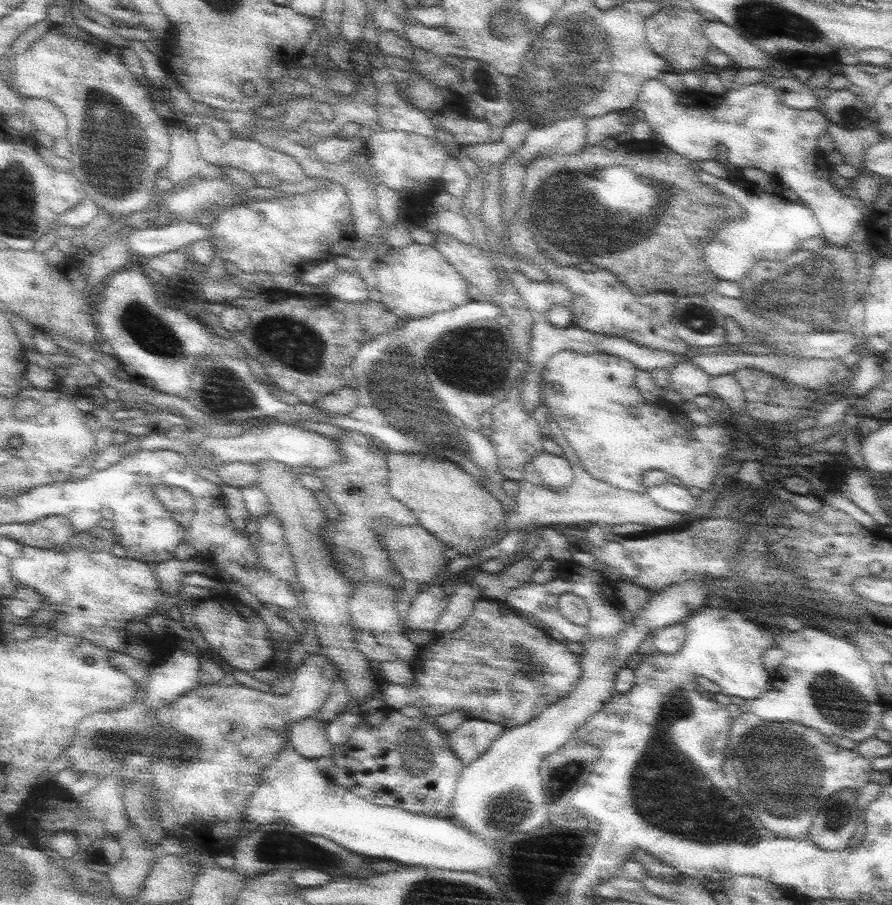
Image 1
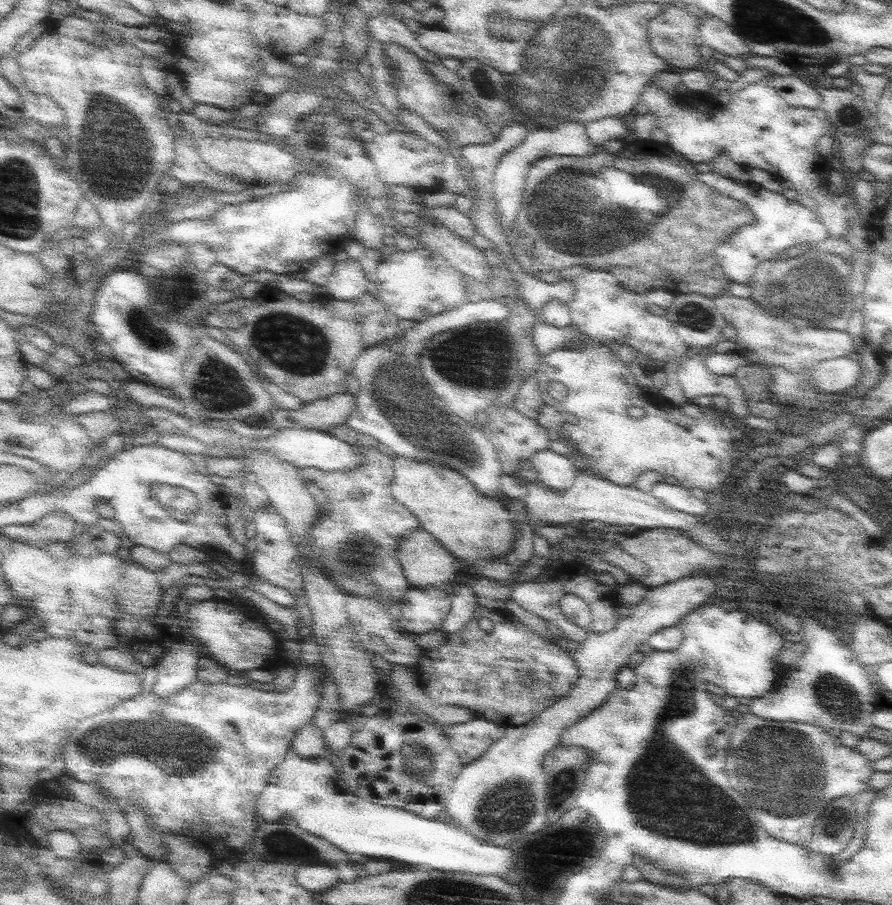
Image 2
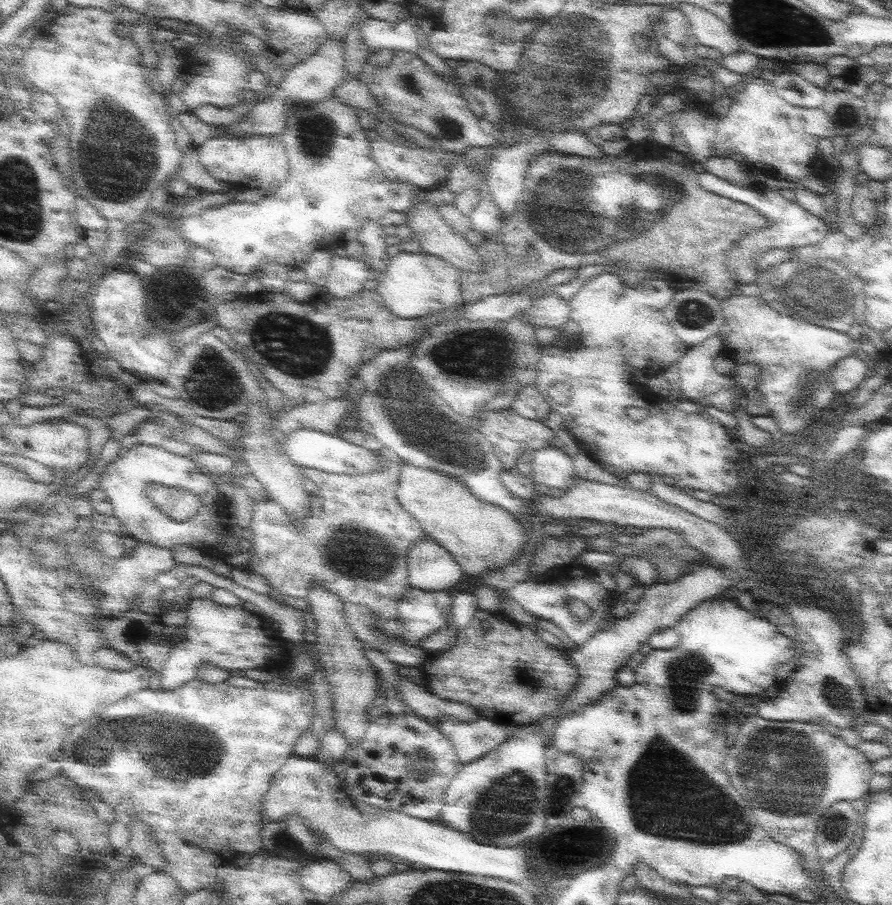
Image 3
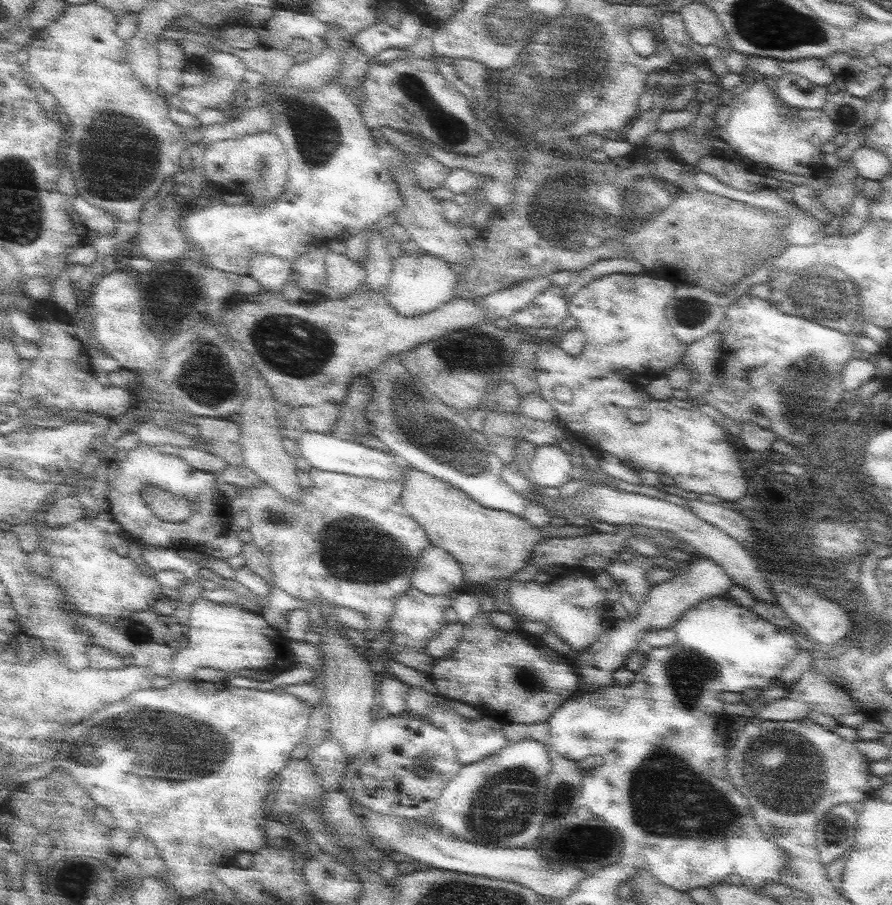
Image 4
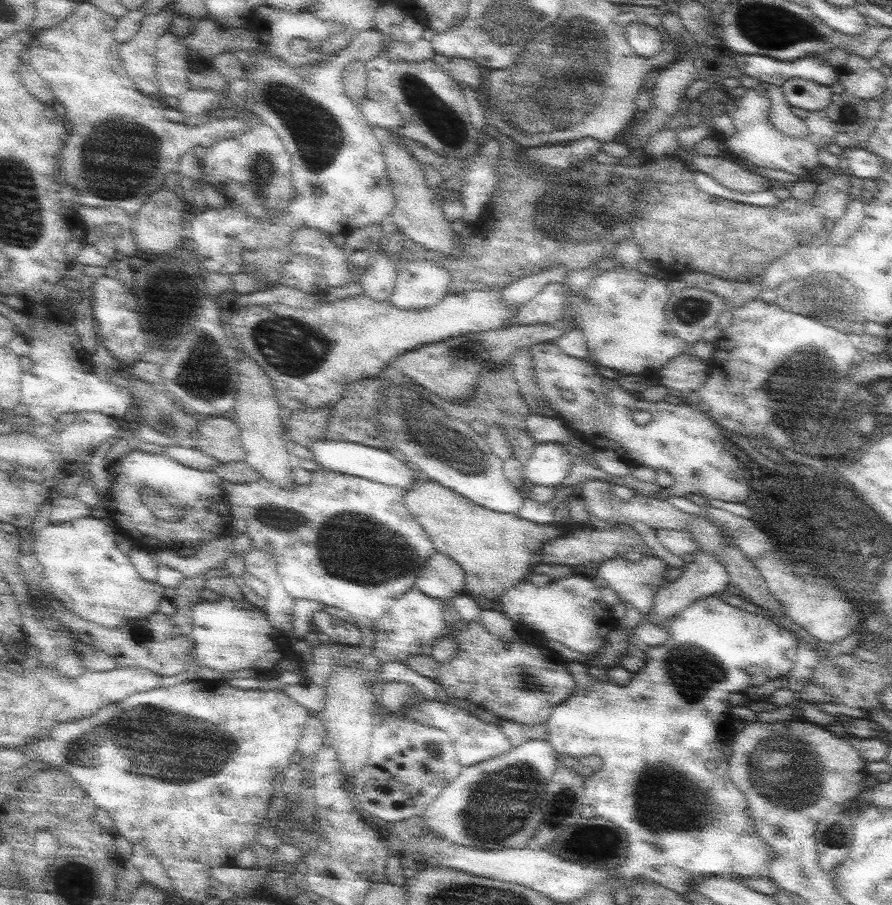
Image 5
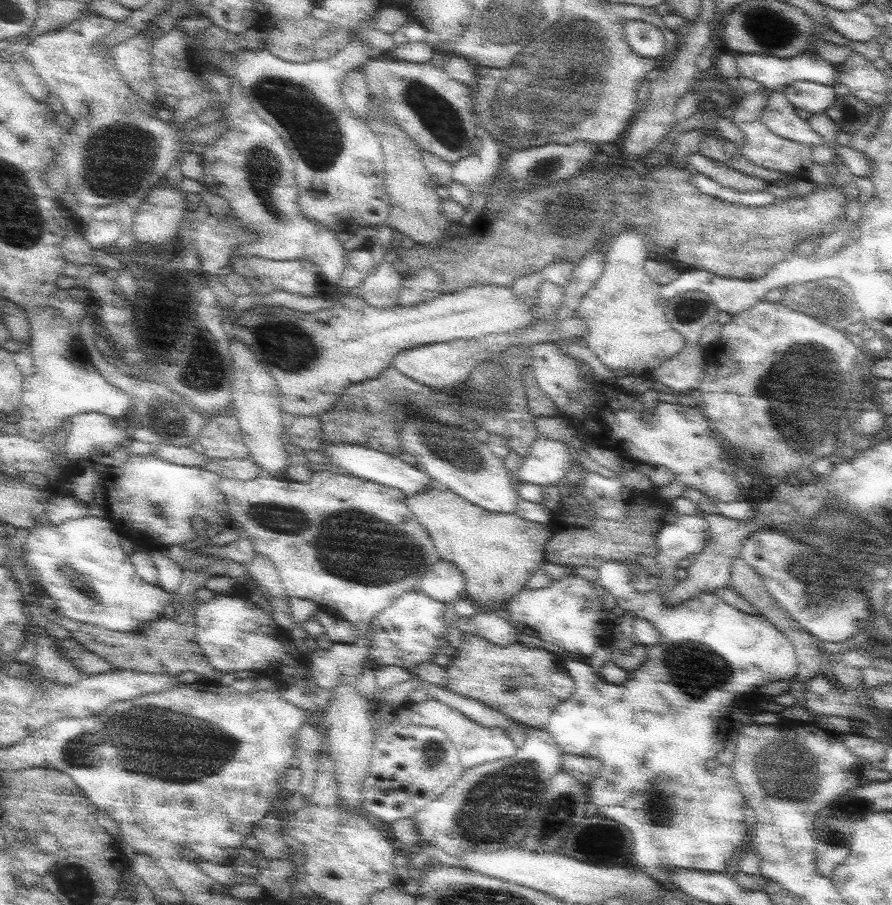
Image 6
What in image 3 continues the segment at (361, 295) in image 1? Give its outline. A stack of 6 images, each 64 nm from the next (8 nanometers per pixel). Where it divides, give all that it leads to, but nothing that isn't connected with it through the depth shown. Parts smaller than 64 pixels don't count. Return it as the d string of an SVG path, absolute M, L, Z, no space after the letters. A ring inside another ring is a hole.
M339 252L331 258L327 274L327 292L335 298L349 298L369 286L369 266L363 260L341 258Z

